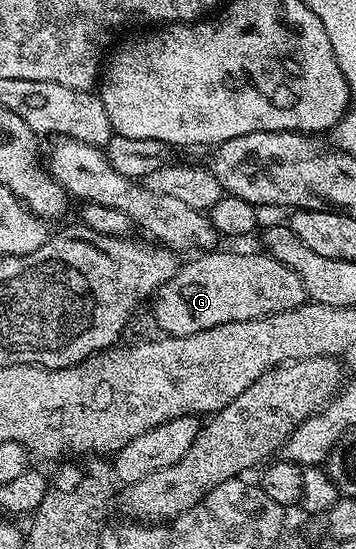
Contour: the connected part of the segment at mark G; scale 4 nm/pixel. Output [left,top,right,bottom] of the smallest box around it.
[151,250,306,336]

